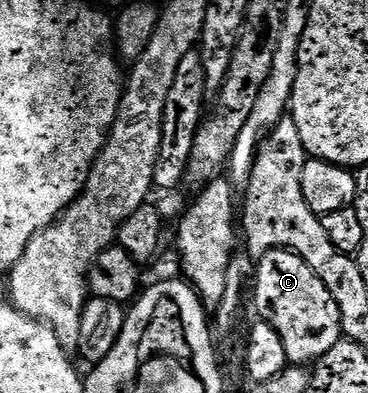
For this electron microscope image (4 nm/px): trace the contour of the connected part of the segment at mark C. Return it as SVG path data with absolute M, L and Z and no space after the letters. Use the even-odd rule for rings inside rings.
M273 249L259 256L257 263L260 264L256 267L256 303L272 310L262 315L263 322L271 323L281 335L289 357L295 356L301 347L309 361L319 359L342 338L338 305L330 289L322 285L314 269L295 251Z

